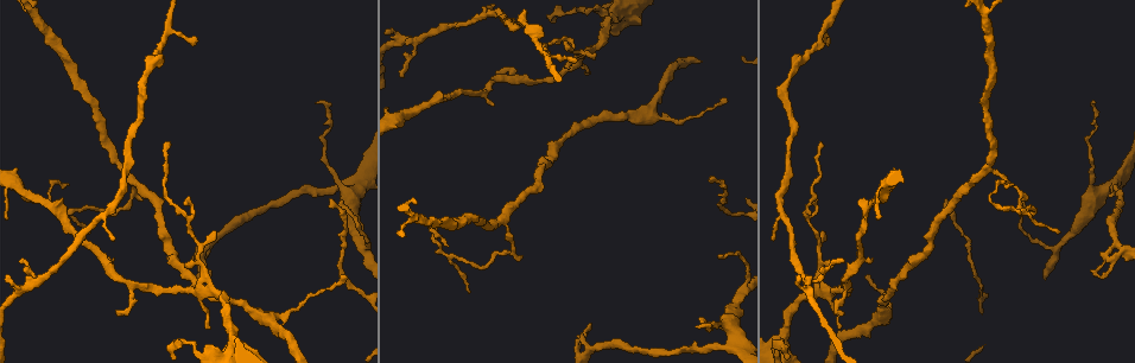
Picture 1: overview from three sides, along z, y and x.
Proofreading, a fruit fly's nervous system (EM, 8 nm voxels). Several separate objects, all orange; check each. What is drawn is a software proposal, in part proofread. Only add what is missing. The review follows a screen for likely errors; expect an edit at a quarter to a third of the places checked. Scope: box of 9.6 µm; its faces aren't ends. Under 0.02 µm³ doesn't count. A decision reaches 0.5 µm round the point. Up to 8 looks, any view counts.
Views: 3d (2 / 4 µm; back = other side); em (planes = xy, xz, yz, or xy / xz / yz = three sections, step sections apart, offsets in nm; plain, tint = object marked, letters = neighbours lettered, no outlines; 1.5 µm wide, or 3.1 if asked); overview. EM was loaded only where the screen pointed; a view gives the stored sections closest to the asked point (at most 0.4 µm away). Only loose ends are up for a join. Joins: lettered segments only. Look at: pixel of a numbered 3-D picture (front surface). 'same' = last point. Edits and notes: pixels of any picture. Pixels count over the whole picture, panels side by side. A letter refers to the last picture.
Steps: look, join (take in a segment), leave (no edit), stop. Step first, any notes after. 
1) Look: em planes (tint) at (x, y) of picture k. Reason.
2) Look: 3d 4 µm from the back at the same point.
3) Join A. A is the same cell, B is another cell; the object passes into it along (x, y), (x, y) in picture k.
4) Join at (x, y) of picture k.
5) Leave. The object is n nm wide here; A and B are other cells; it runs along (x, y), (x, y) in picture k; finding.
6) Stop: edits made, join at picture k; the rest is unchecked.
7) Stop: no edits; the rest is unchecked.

Look: em planes (tint) at (820, 142) of picture 1. Free end.

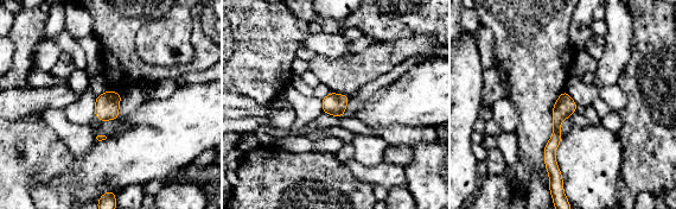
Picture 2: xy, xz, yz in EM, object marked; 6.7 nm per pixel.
Look: em planes (letters) at the same point. What lies round it.

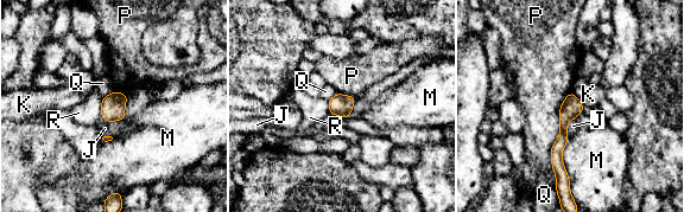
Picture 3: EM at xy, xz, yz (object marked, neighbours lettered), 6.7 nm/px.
Join J. The object is 140 nm wide here; the longest contact is with P, 600 nm; J is the same cell, K, M, P, Q and R are other cells; it goes on there.

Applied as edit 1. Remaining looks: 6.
Look: em planes (letters) at (585, 333) of picture 1. Tapers out.

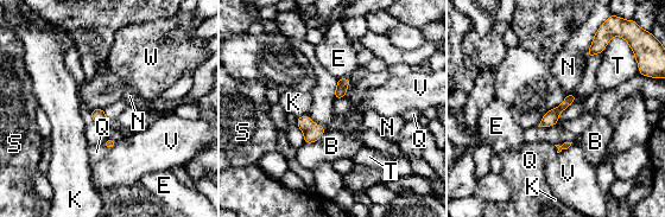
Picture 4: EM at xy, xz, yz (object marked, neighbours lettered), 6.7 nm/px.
Leave. The object is 90 nm wide here; B, E, K, N, Q, S, T, V and W are other cells; no lettered segment goes on from it.

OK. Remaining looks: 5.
Look: 3d 2 µm at (338, 202) of picture 1. Thin end.

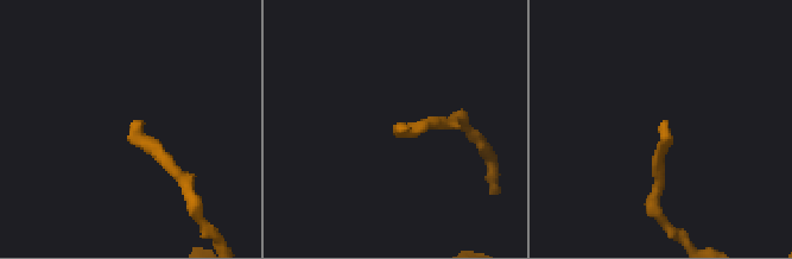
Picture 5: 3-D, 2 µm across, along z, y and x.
Look: em planes (letters) at (397, 132) of picture 5.

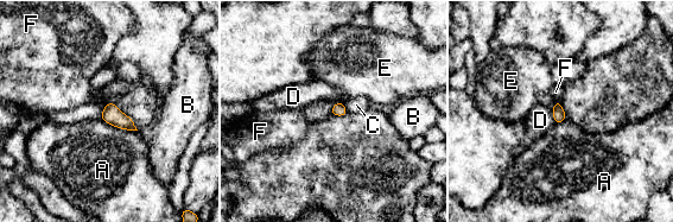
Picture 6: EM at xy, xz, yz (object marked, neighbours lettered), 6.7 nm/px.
Leave. The longest contact is with A, 260 nm; A, B, C, D, E and F are other cells; a border runs along (101, 118), (114, 126), (137, 131) in picture 6; none of them fits.

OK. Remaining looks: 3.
Stop: edits made, join at picture 3; the rest is unchecked.

